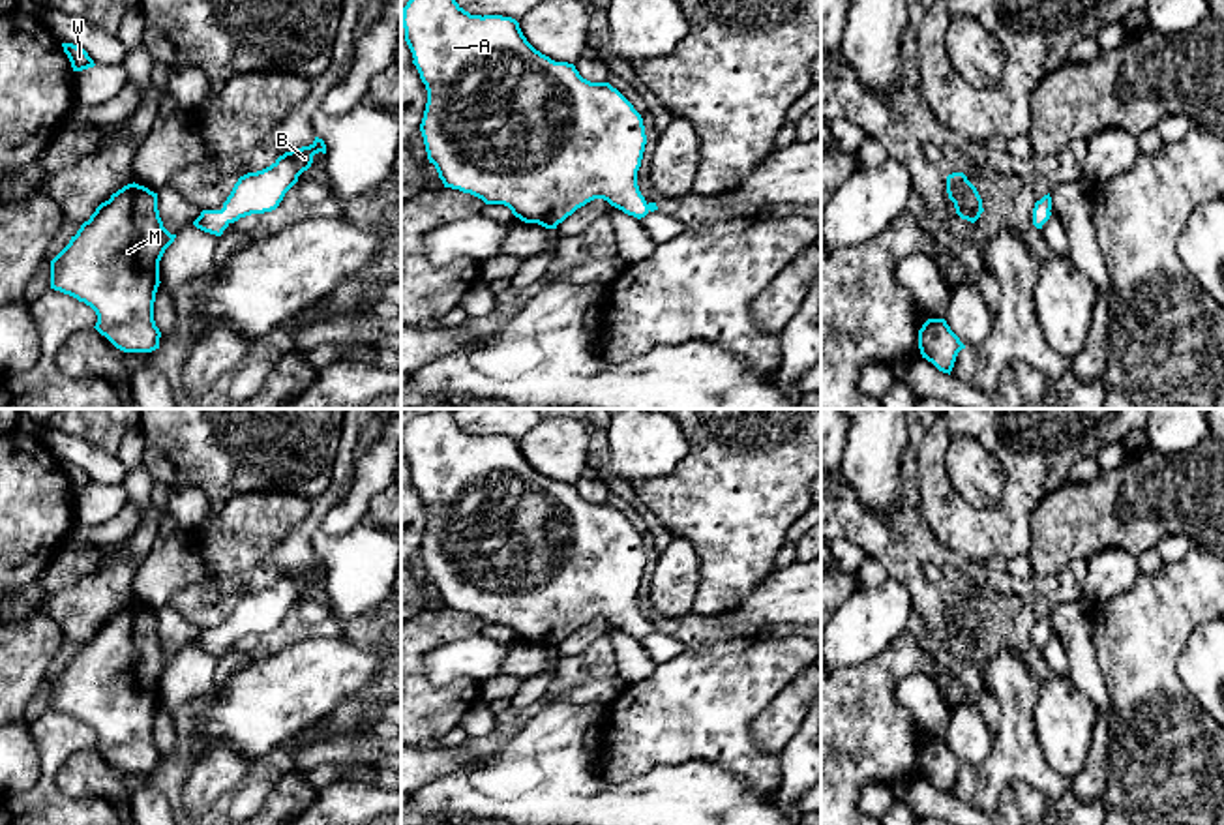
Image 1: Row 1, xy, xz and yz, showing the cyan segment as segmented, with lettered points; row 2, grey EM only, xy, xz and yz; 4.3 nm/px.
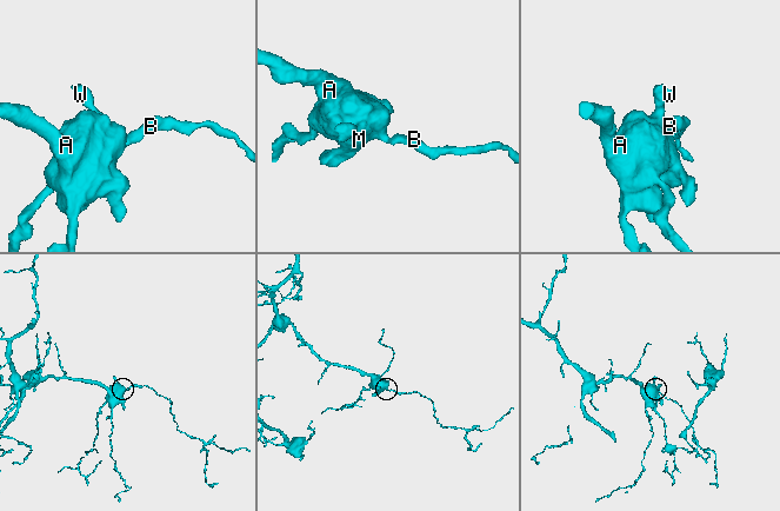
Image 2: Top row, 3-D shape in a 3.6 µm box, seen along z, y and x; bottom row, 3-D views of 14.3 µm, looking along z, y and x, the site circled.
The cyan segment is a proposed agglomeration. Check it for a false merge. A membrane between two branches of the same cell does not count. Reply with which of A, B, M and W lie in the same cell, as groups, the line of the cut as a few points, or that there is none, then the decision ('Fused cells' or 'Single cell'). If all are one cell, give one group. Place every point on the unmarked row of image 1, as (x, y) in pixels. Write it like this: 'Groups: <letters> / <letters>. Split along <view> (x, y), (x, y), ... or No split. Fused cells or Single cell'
Groups: A B M W. No split. Single cell

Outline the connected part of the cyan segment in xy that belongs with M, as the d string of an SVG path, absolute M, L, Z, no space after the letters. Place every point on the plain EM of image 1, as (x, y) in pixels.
M127 604L109 621L101 622L88 641L81 645L69 664L51 681L51 709L60 711L90 726L96 735L96 750L124 772L152 772L159 769L161 752L154 741L154 722L159 707L159 681L174 662L159 638L157 613L139 604Z

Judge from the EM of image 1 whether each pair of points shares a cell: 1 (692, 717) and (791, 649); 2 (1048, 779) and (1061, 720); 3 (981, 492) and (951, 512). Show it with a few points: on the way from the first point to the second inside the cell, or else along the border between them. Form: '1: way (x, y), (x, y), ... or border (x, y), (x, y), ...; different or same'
1: way (716, 692), (767, 664); same
2: border (1033, 726), (1044, 762), (1069, 780); different
3: border (943, 464), (947, 482), (964, 499), (998, 505); different

